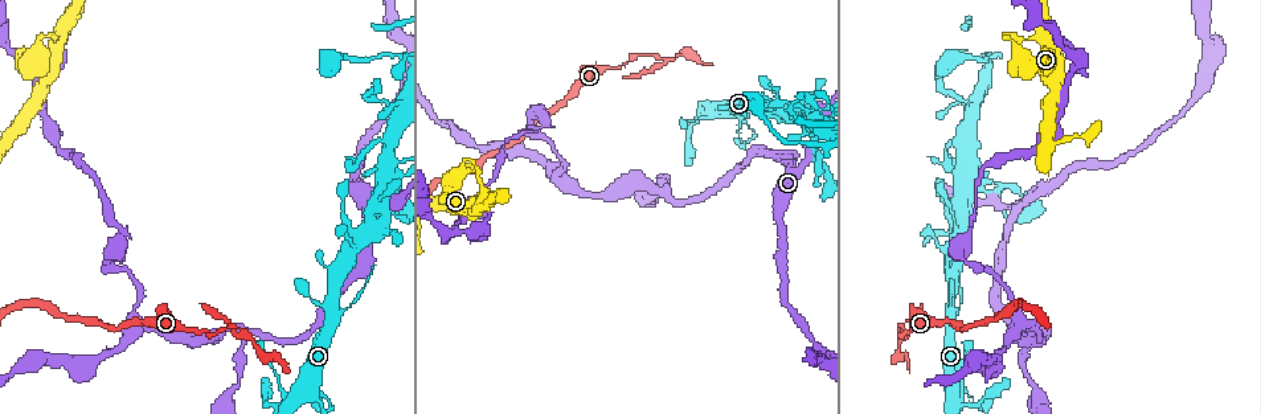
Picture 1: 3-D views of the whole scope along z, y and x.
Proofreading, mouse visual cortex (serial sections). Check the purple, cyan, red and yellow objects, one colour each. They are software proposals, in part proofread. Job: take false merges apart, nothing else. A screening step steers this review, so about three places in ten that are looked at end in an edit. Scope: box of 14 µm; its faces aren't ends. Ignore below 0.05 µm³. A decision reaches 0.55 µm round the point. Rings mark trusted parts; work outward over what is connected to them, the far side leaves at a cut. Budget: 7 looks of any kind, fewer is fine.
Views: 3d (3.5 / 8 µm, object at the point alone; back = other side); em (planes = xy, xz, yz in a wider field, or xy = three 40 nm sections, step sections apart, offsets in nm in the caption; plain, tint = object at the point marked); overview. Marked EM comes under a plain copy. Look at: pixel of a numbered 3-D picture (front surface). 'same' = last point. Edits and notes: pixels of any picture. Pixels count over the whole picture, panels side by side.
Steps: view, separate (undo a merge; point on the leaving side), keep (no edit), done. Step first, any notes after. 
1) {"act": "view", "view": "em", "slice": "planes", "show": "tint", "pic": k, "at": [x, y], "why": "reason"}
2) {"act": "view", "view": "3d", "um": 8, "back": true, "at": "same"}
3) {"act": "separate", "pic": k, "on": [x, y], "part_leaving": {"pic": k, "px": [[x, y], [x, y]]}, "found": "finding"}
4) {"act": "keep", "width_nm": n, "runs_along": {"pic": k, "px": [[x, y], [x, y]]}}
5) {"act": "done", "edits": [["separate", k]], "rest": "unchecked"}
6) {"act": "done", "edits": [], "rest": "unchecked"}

{"act": "view", "view": "3d", "um": 8, "pic": 1, "at": [246, 329], "why": "arms part here"}

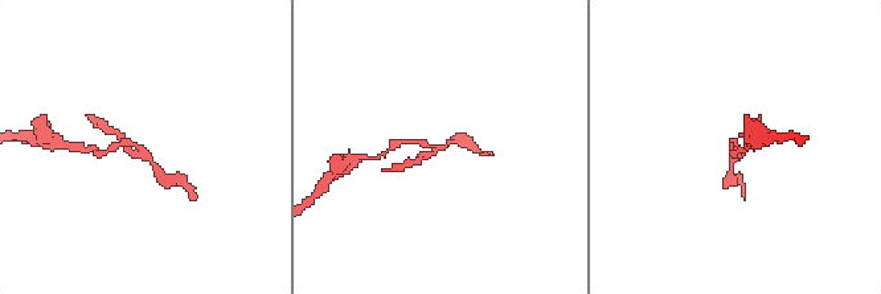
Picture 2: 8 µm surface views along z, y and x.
{"act": "view", "view": "3d", "um": 3.5, "pic": 2, "at": [142, 149], "why": "zoom in"}

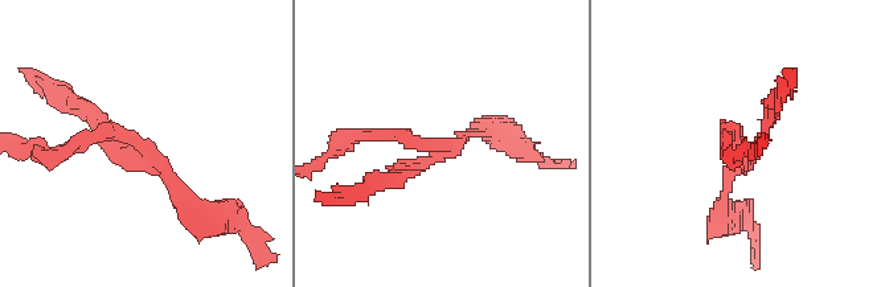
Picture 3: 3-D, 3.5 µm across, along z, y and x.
{"act": "view", "view": "em", "slice": "xy", "step": 1, "show": "tint", "pic": 3, "at": [141, 144], "why": "need the tissue"}

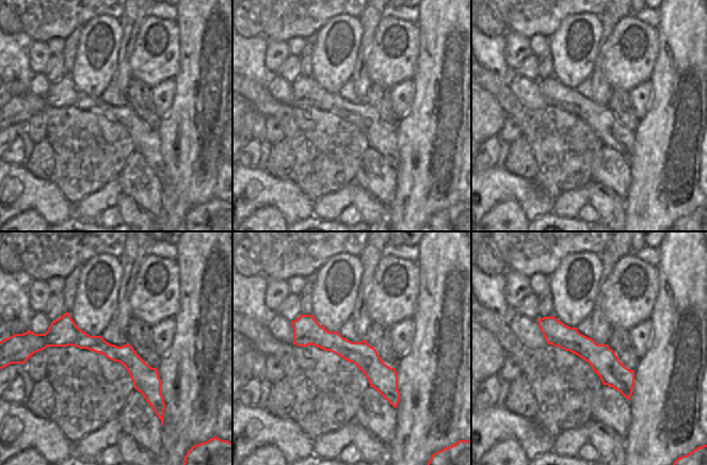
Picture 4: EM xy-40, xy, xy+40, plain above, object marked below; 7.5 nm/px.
{"act": "separate", "pic": 3, "on": [103, 117], "found": "two cells meet here"}

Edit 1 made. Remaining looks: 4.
{"act": "view", "view": "3d", "um": 3.5, "pic": 1, "at": [385, 182], "why": "thin neck"}

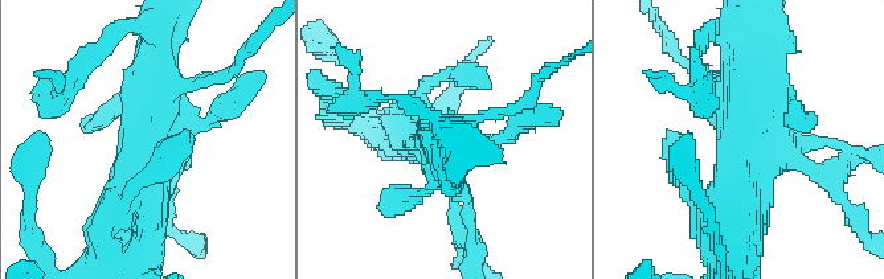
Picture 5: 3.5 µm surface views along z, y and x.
{"act": "view", "view": "em", "slice": "xy", "step": 1, "show": "tint", "pic": 5, "at": [748, 141], "why": "need the tissue"}

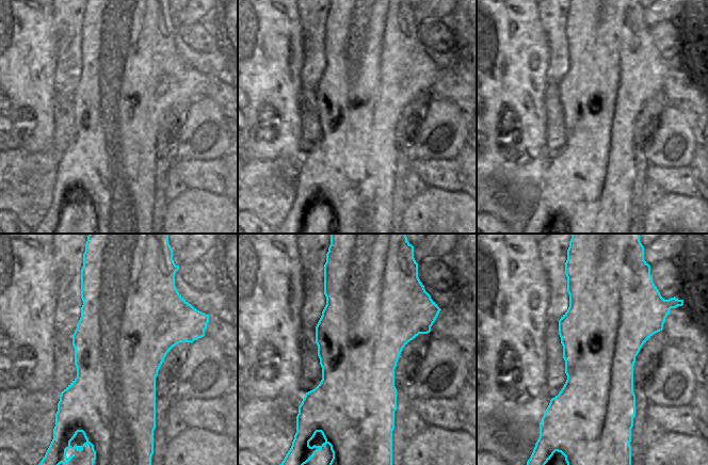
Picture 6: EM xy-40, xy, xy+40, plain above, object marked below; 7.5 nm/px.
{"act": "view", "view": "em", "slice": "xy", "step": 5, "show": "tint", "at": "same"}

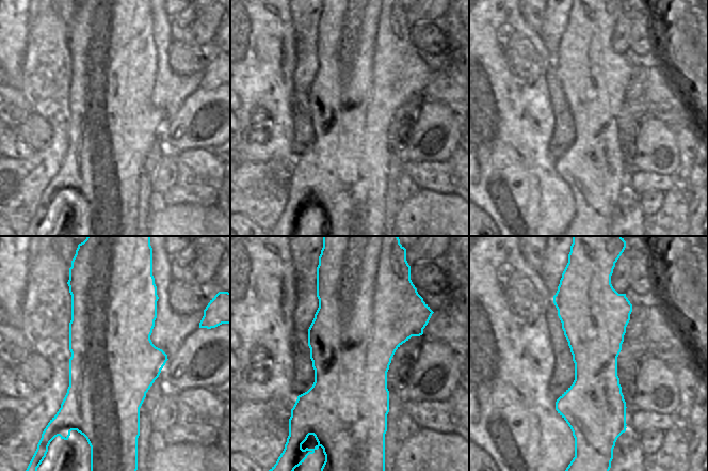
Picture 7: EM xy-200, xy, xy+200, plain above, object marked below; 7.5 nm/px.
{"act": "keep", "found": "continuous, no second cell"}

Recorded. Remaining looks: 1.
{"act": "done", "edits": [["separate", 3]], "rest": "unchecked"}

